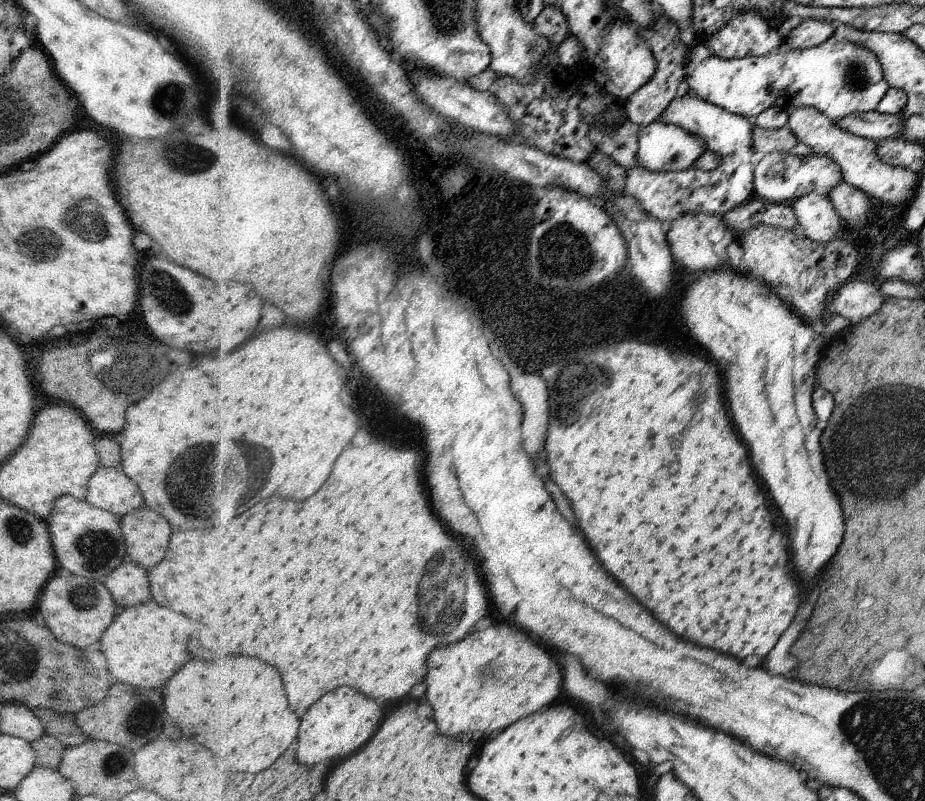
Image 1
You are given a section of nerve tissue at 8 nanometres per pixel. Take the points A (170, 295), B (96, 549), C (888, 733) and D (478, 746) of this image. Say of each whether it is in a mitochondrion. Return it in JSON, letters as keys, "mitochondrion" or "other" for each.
{"A":"mitochondrion","B":"mitochondrion","C":"mitochondrion","D":"other"}

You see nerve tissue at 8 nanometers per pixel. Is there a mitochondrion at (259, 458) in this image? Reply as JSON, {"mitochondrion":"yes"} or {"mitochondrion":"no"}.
{"mitochondrion":"yes"}

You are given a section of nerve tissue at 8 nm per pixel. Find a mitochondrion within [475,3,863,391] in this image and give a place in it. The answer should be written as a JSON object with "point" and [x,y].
{"point":[574,245]}

